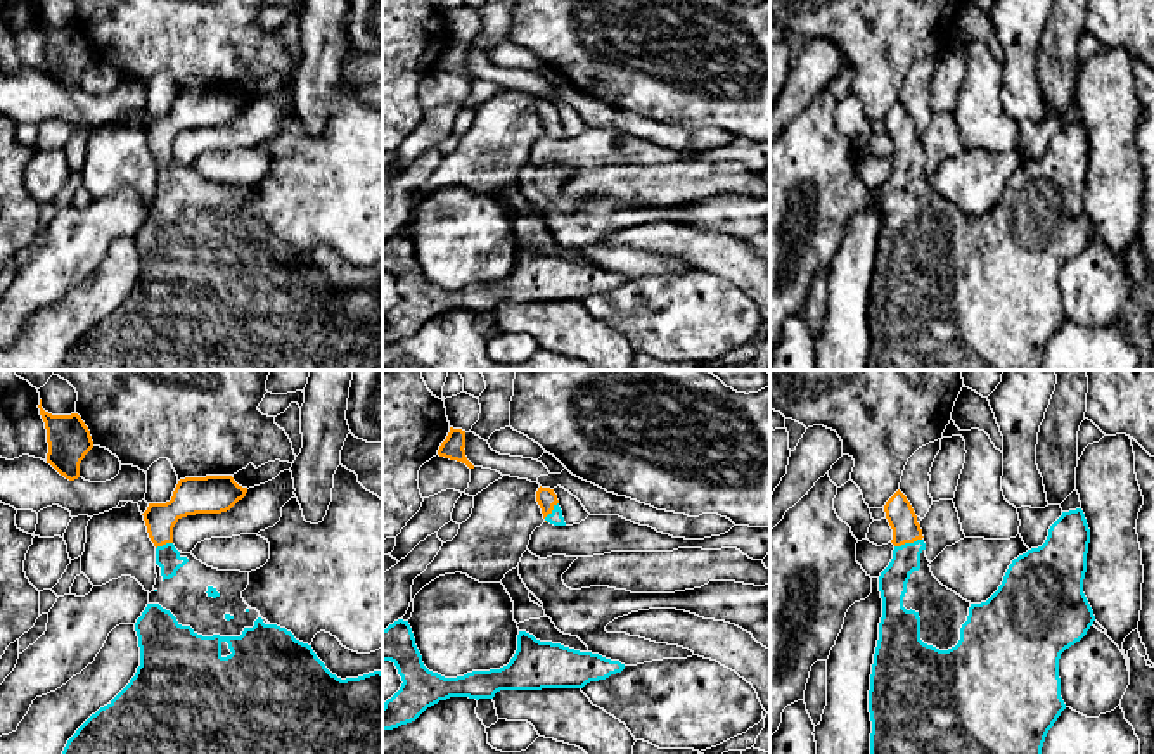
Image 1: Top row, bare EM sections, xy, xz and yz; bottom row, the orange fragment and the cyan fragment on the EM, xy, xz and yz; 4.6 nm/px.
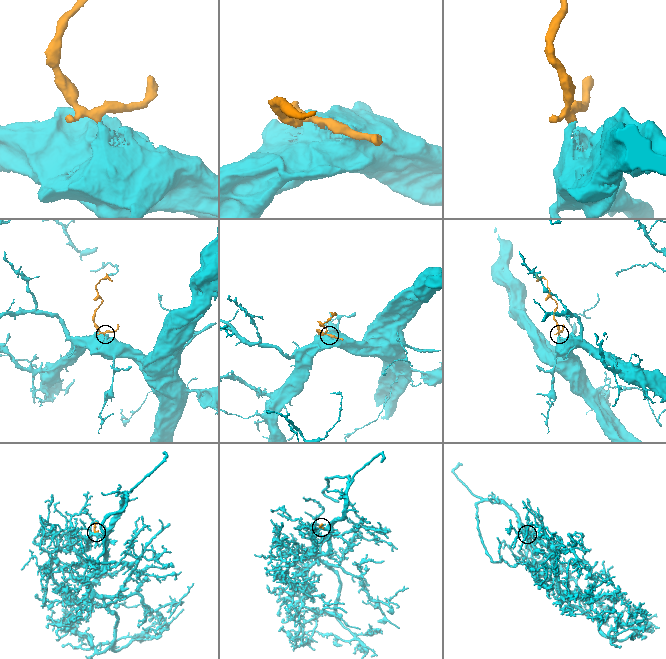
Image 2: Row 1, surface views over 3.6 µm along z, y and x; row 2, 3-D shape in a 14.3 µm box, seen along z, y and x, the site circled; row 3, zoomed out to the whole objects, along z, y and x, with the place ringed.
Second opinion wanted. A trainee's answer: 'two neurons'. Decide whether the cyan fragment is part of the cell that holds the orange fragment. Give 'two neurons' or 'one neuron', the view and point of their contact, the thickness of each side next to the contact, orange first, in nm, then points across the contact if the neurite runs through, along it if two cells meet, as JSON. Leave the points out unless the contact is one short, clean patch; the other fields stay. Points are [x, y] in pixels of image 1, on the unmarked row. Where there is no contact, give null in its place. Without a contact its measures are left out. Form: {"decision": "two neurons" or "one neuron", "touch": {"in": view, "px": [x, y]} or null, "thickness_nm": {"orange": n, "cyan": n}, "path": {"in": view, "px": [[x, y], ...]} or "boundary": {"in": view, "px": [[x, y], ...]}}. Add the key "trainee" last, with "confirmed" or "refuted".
{"decision": "one neuron", "touch": {"in": "yz", "px": [907, 154]}, "thickness_nm": {"orange": 130, "cyan": 130}, "path": {"in": "yz", "px": [[898, 123], [907, 144], [907, 154], [907, 170], [893, 192]]}, "trainee": "refuted"}

